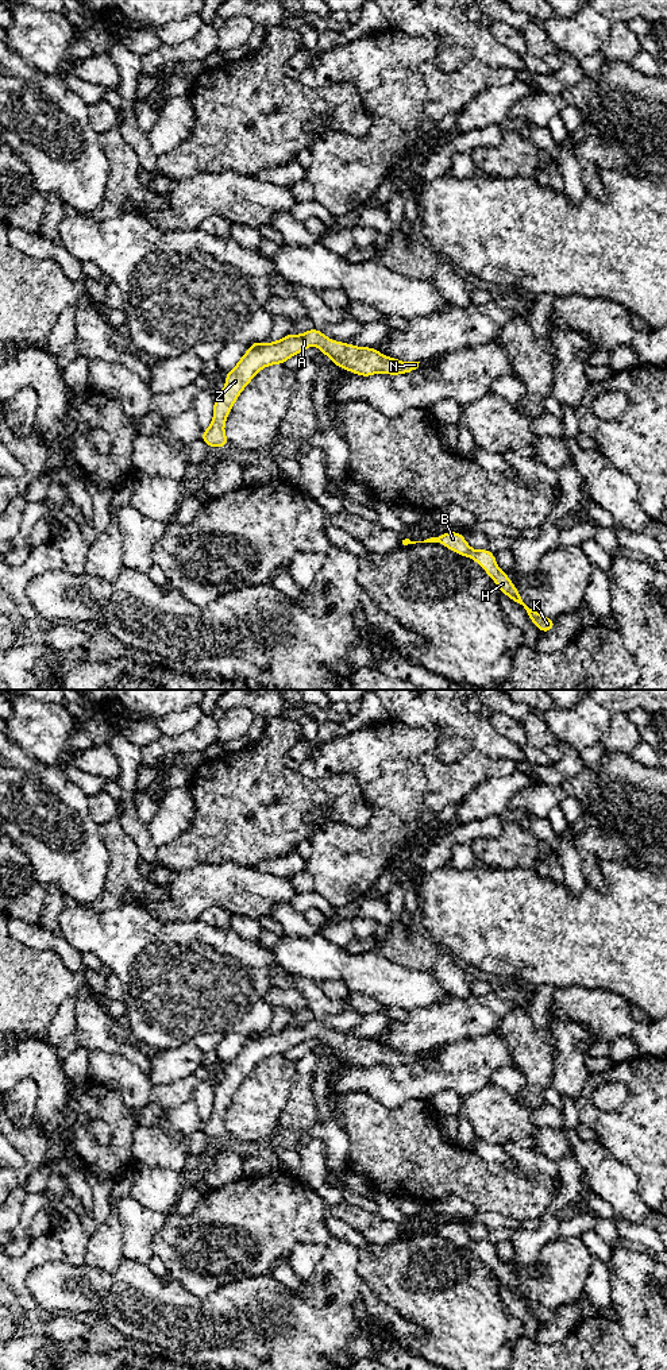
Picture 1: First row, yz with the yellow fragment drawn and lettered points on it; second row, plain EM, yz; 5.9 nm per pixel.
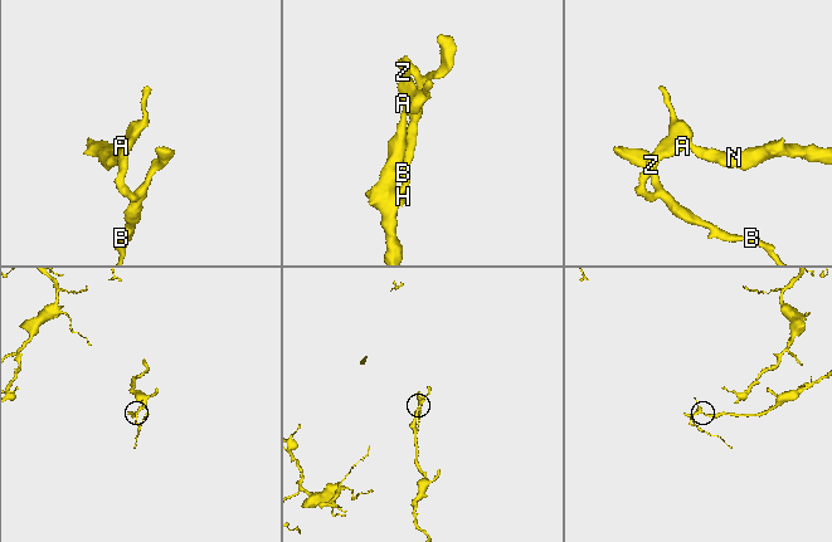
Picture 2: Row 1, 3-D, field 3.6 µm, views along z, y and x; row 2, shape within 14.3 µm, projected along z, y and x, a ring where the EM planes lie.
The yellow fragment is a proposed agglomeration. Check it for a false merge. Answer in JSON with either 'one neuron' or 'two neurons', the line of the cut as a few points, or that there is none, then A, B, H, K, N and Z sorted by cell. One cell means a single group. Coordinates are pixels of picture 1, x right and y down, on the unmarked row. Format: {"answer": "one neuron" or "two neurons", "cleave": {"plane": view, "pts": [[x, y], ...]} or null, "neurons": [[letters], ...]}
{"answer": "one neuron", "cleave": null, "neurons": [["A", "B", "H", "K", "N", "Z"]]}

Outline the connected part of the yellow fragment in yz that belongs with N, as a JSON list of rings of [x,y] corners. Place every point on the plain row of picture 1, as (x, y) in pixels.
[[[315,1019],[301,1026],[288,1024],[281,1031],[267,1035],[261,1033],[251,1034],[238,1056],[227,1064],[225,1077],[215,1088],[213,1109],[208,1120],[201,1123],[201,1130],[205,1135],[216,1139],[223,1139],[228,1135],[224,1123],[227,1107],[257,1064],[267,1057],[285,1054],[311,1037],[319,1038],[323,1046],[331,1049],[332,1056],[361,1068],[370,1068],[378,1064],[389,1066],[406,1065],[415,1062],[420,1054],[401,1053],[396,1049],[385,1047],[377,1039],[335,1033]]]

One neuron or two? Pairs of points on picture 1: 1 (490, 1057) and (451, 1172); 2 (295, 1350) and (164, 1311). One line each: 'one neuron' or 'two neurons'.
1: two neurons
2: one neuron

